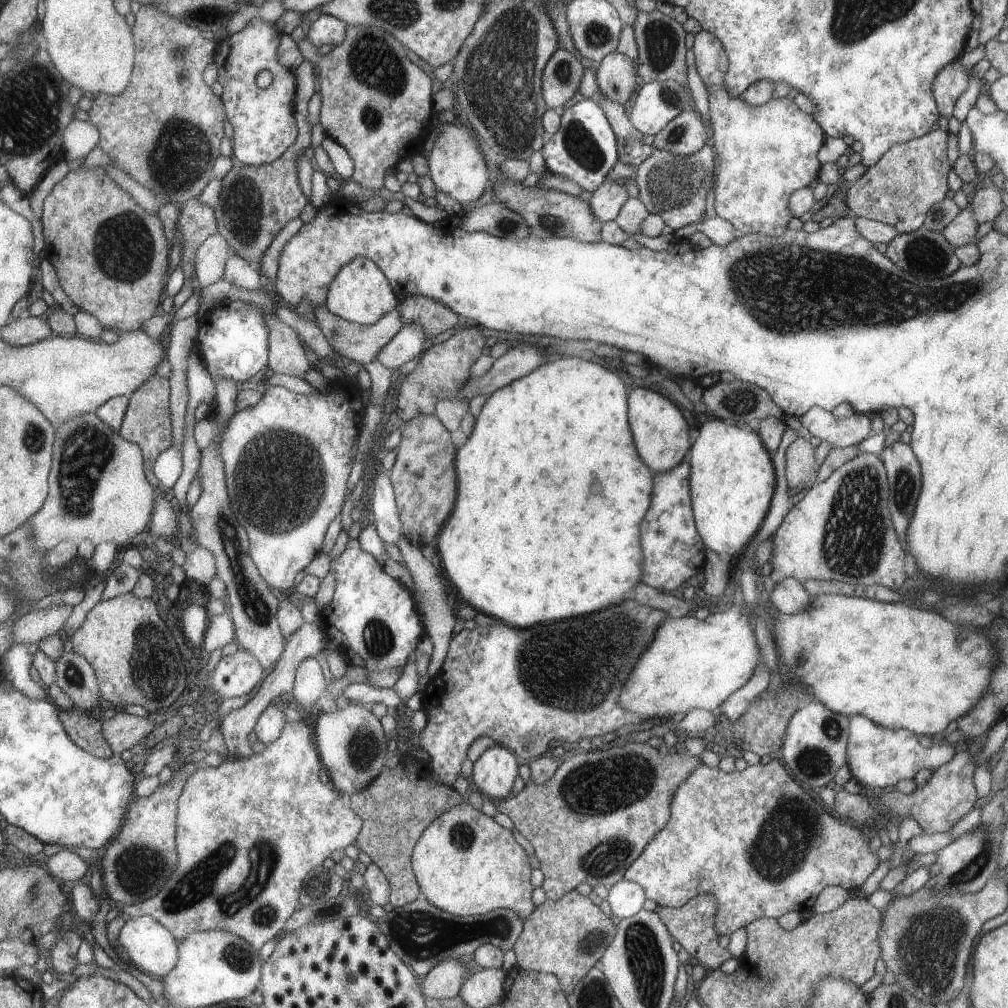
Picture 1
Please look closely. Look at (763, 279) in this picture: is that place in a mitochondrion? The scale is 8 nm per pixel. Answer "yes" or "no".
yes

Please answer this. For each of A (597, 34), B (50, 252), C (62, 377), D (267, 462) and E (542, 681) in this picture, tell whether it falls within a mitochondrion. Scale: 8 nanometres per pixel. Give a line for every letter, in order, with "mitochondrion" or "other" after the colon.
A: mitochondrion
B: other
C: other
D: mitochondrion
E: mitochondrion

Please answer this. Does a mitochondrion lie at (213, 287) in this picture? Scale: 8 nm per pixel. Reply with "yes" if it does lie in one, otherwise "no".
no

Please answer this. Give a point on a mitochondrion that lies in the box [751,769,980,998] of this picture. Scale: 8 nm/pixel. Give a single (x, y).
(930, 940)

